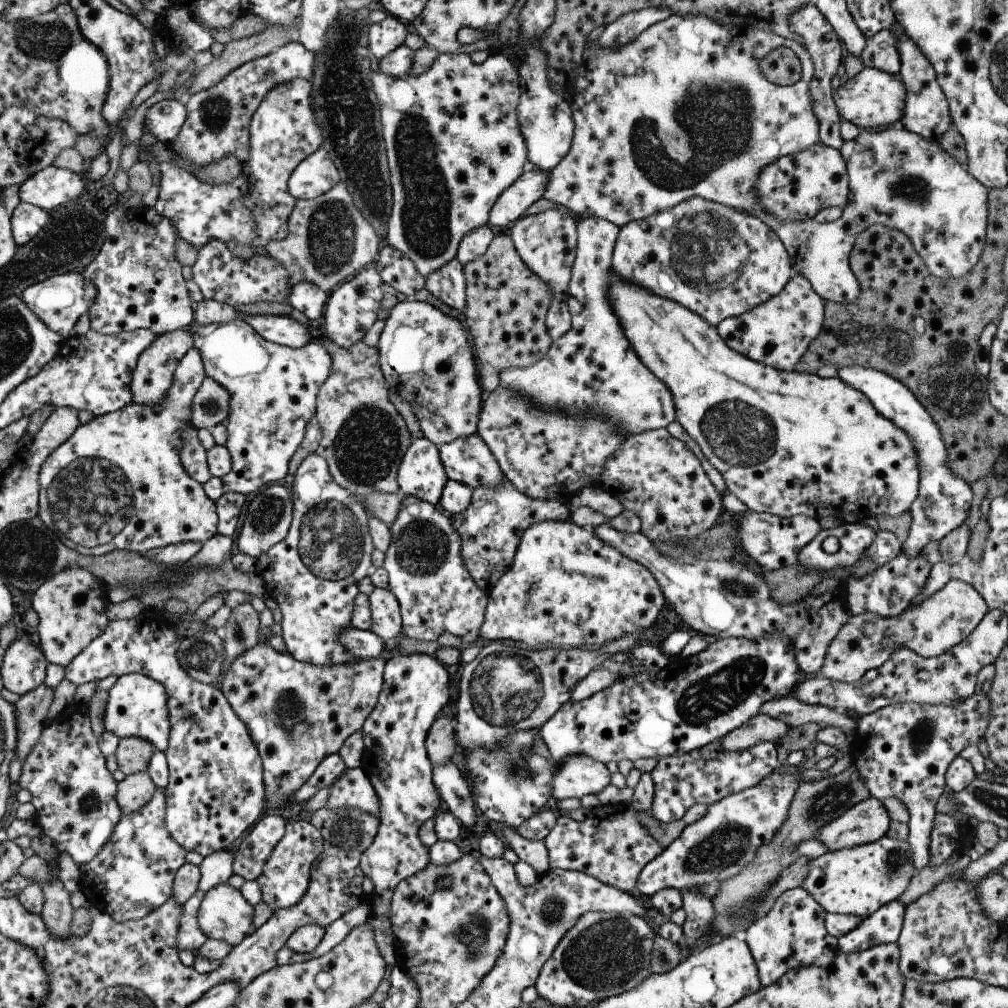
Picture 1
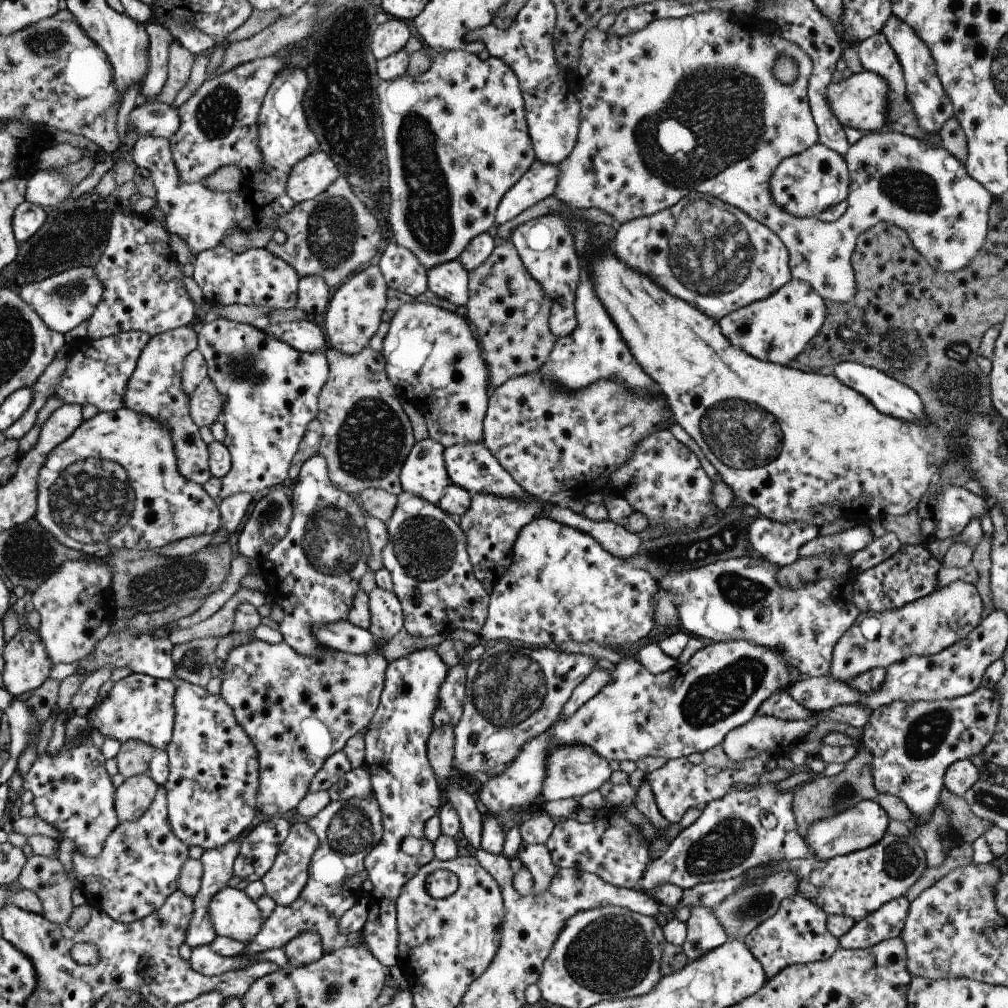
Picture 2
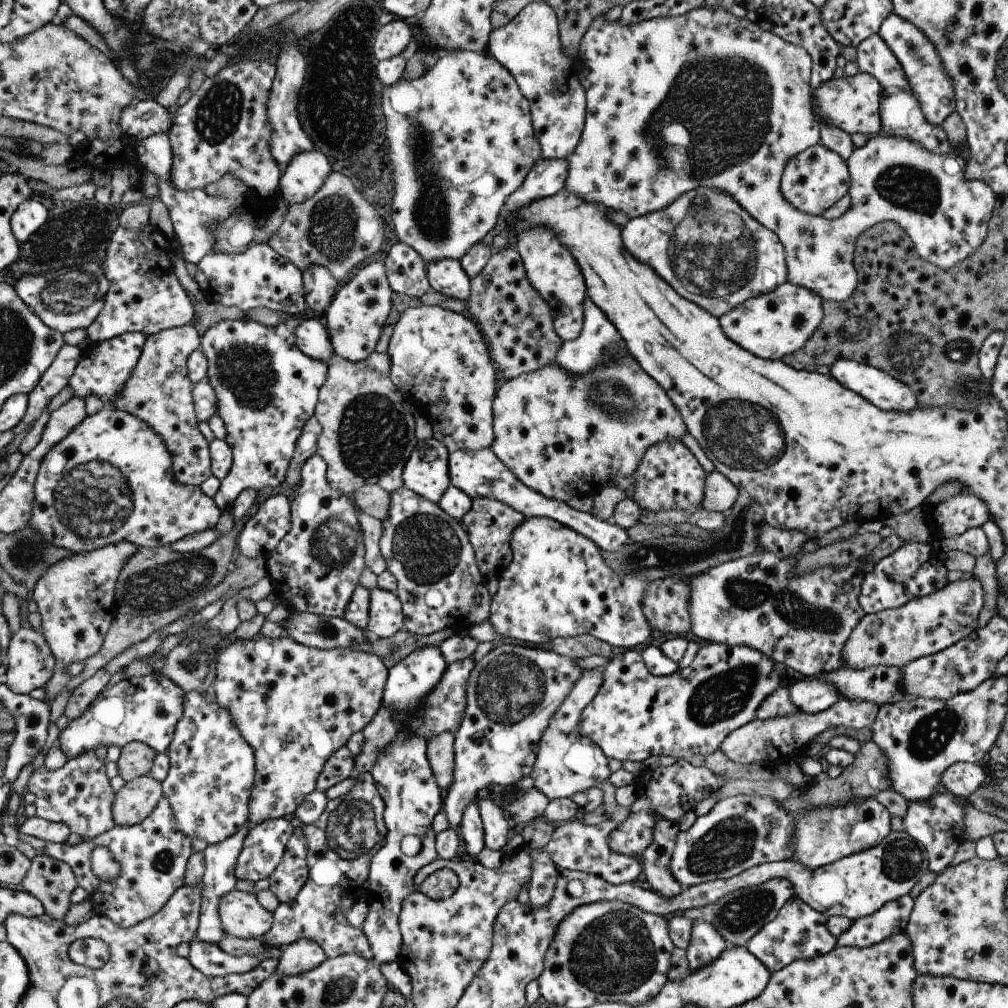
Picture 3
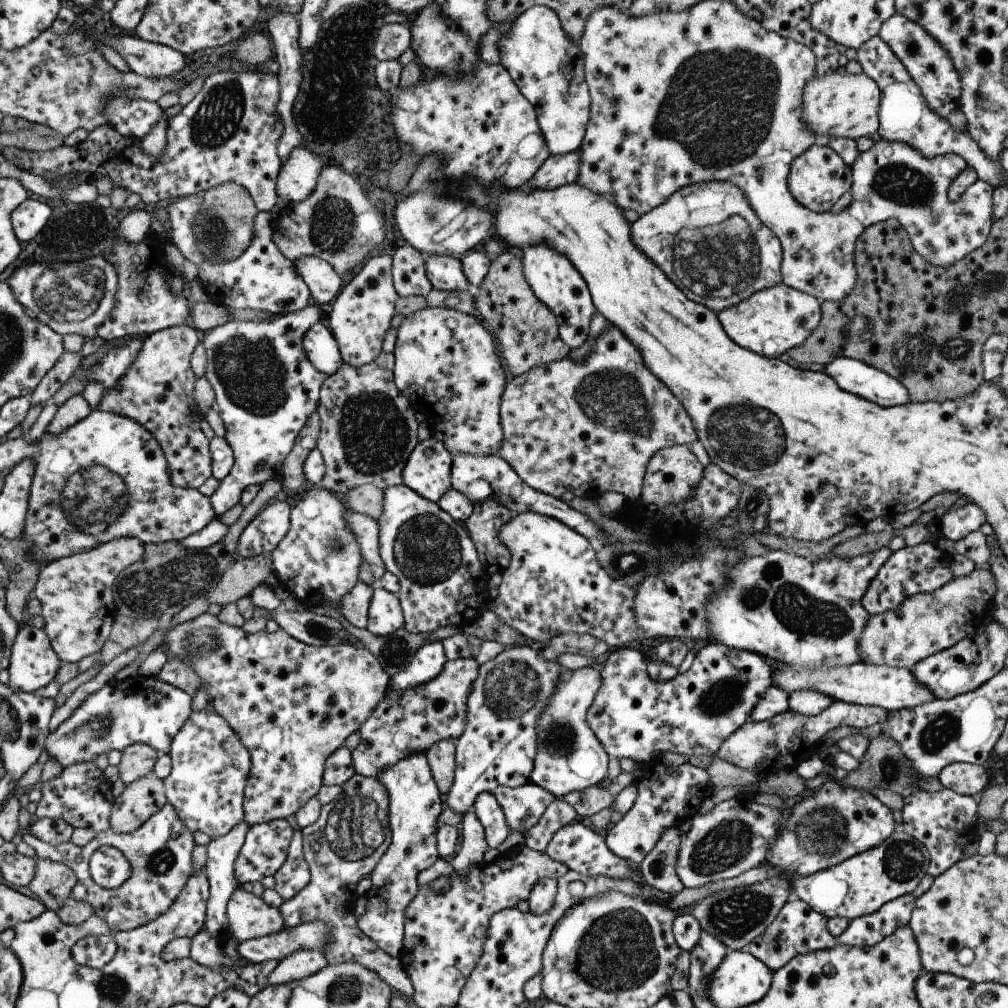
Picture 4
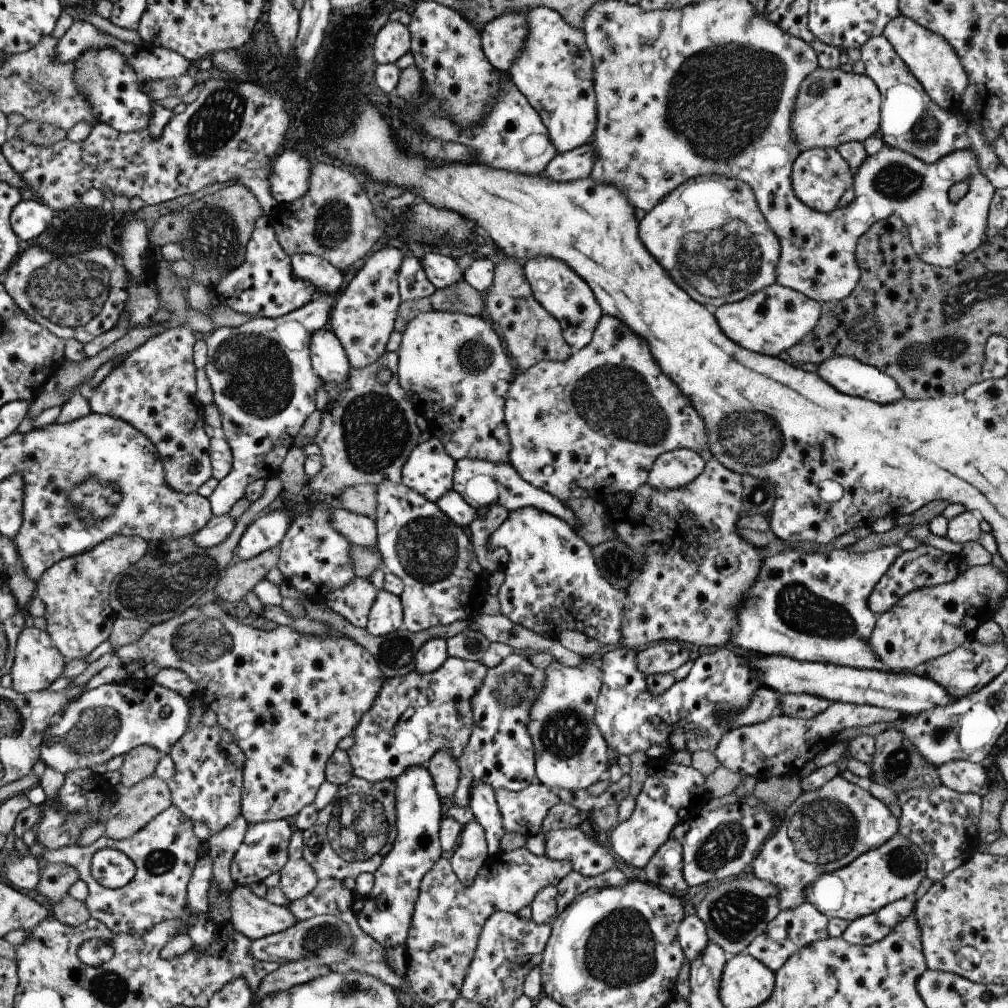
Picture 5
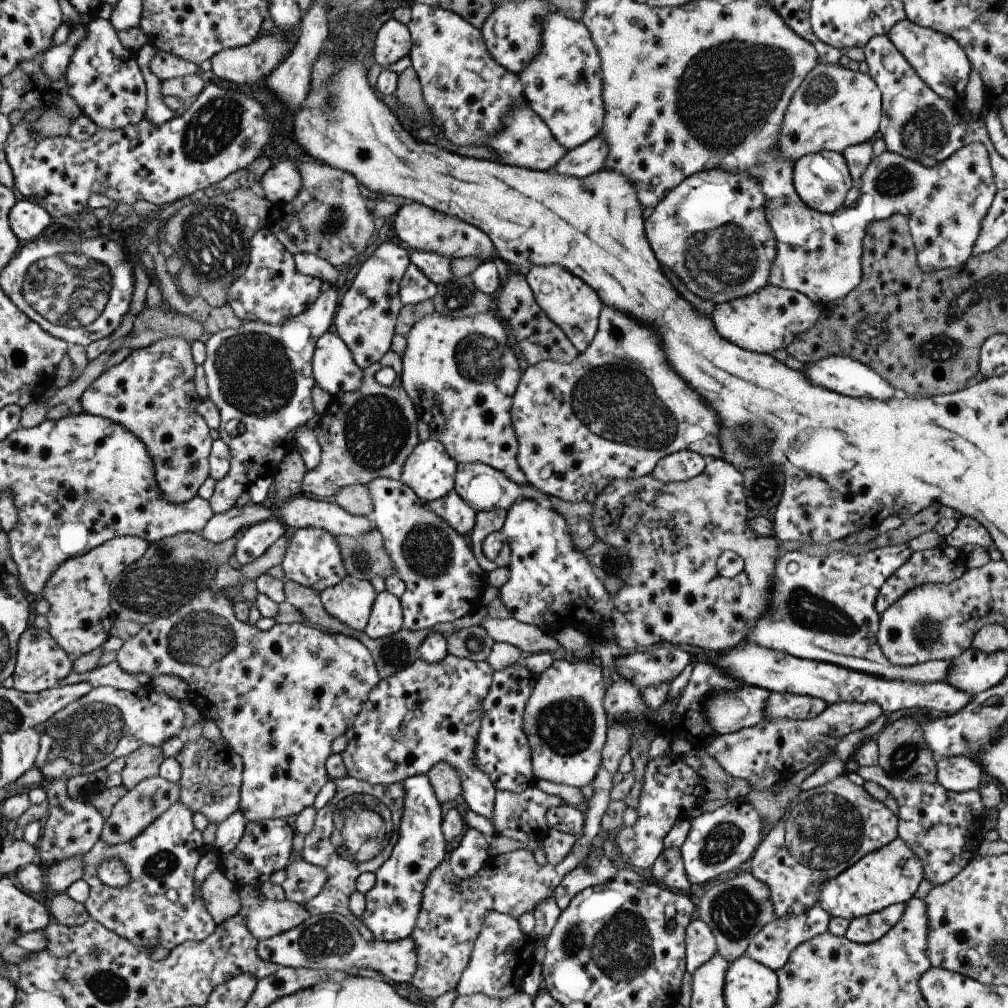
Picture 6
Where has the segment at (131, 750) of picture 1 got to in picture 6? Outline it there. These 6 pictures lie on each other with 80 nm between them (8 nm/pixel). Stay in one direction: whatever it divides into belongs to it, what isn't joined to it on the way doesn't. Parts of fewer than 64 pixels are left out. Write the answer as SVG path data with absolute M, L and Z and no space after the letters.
M141 745L125 758L120 776L122 785L132 789L141 780L158 774L158 766L163 762L164 756L160 747Z

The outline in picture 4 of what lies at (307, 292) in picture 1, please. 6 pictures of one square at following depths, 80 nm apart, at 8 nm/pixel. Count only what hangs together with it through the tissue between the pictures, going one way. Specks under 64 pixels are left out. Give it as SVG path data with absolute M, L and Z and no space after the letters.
M314 256L301 257L291 264L307 285L311 302L328 307L341 290L341 279L331 265Z

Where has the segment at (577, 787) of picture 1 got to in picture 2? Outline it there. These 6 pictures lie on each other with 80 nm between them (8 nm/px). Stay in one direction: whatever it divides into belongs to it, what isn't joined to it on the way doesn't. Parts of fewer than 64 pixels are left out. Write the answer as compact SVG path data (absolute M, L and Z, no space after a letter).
M557 745L549 749L545 755L545 778L541 785L541 797L545 802L574 799L598 789L609 778L610 770L607 763L587 745Z

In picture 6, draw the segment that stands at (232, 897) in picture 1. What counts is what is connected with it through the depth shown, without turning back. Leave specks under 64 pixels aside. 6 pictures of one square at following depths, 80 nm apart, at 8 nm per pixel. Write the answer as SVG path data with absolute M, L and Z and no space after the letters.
M250 886L238 890L241 906L239 914L245 917L249 932L258 941L297 927L310 917L303 905L287 899L259 901L258 893L259 890Z

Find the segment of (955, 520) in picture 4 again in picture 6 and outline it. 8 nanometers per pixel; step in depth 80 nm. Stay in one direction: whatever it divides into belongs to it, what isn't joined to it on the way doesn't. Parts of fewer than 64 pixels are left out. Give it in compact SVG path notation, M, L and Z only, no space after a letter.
M961 516L953 532L944 537L943 544L946 546L960 548L963 544L976 544L977 547L987 549L992 547L992 540L989 533L971 517Z

